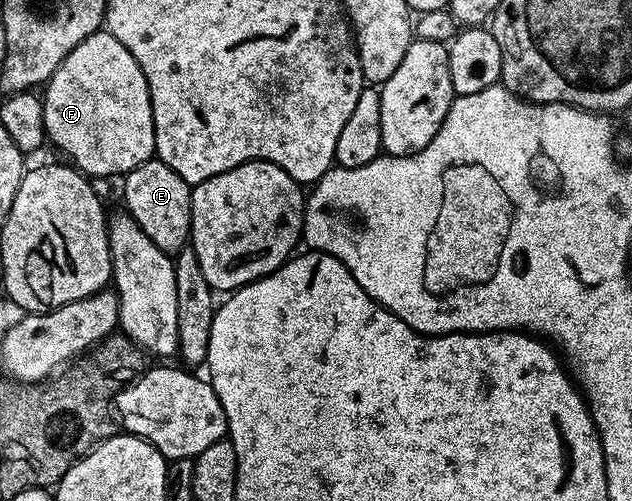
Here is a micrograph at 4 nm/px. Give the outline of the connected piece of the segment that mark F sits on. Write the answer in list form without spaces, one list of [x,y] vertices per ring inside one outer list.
[[[107,30],[94,31],[67,54],[42,88],[41,98],[49,143],[64,151],[84,176],[125,177],[155,155],[153,109],[145,73],[133,53]]]

